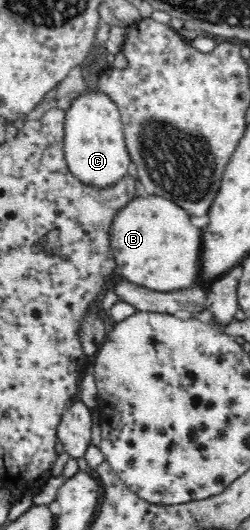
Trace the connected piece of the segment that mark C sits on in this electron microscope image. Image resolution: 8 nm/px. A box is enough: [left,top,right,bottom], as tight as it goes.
[64,89,132,189]

